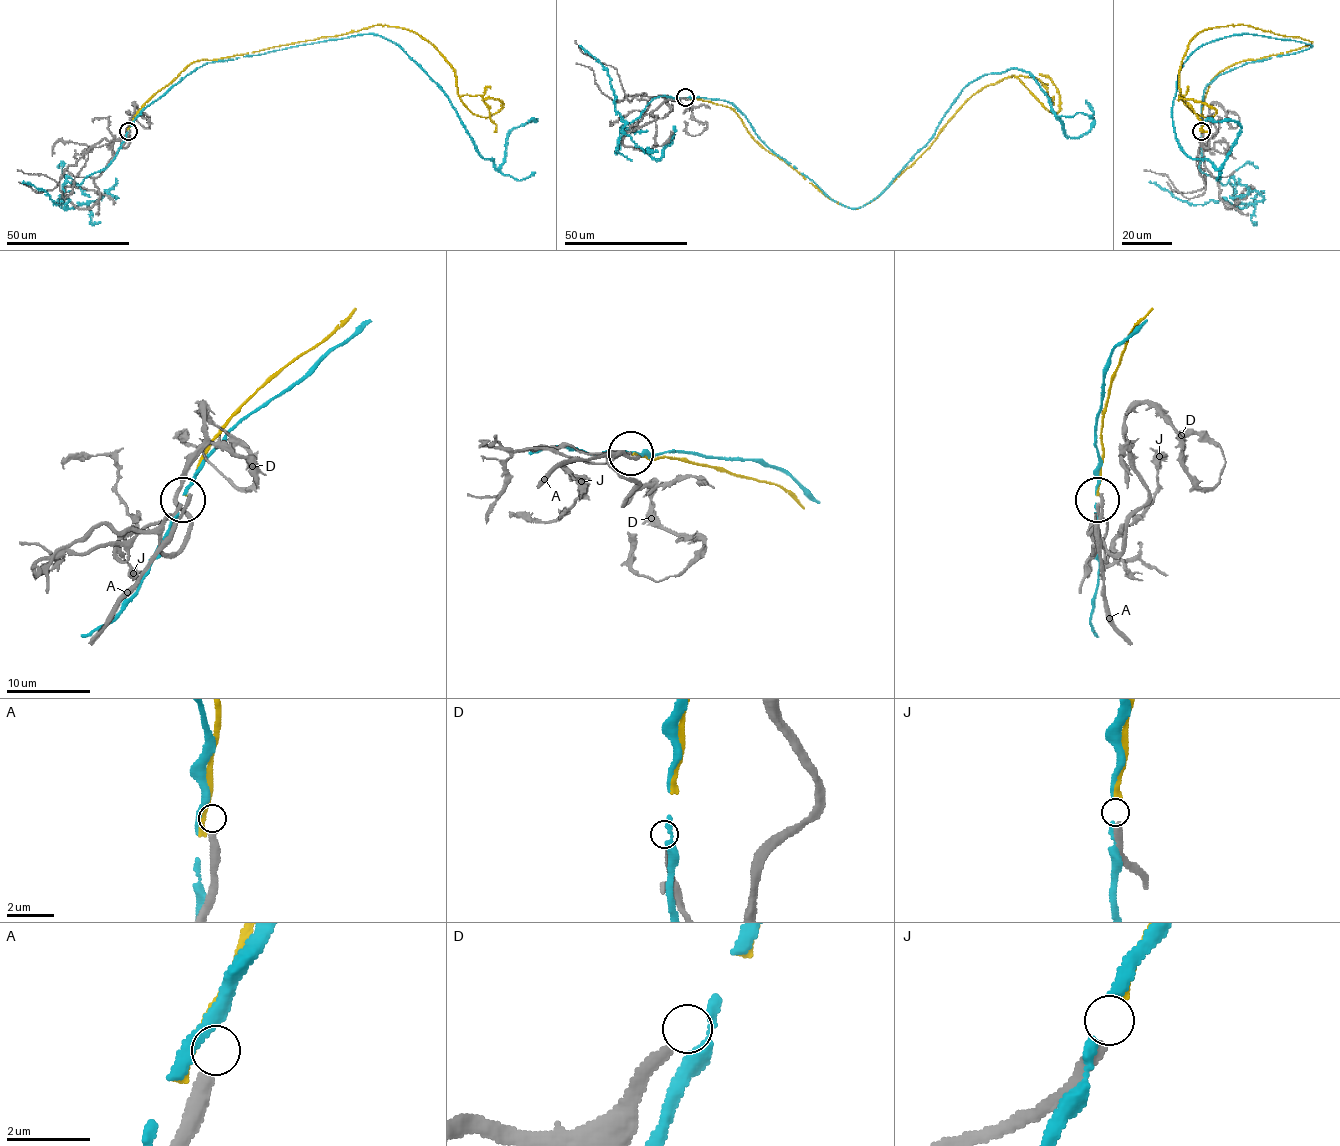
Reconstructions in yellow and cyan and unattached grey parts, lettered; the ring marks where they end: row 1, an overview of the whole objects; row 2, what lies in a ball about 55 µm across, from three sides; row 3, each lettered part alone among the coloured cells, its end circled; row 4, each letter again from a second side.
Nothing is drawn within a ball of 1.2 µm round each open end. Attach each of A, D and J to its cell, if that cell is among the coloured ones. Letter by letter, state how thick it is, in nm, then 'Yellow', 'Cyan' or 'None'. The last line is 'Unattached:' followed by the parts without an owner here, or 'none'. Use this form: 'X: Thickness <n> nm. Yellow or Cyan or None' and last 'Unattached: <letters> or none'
A: Thickness 360 nm. None
D: Thickness 240 nm. None
J: Thickness 360 nm. Yellow
Unattached: A, D

